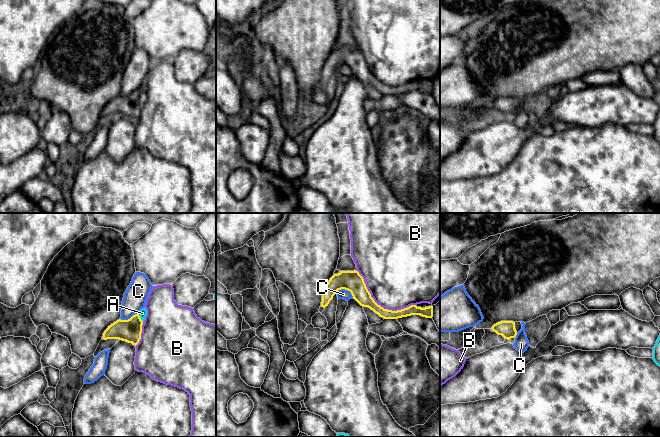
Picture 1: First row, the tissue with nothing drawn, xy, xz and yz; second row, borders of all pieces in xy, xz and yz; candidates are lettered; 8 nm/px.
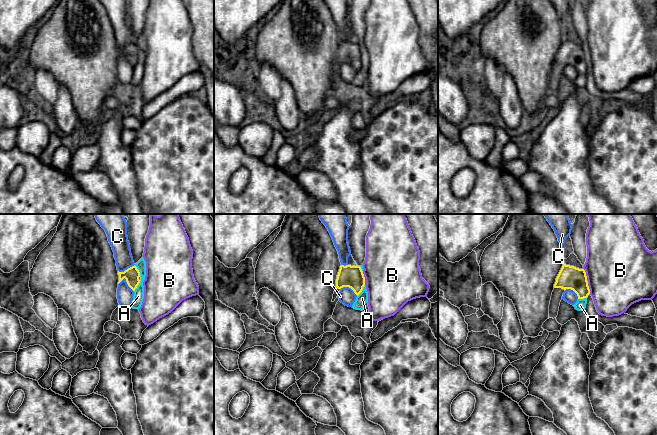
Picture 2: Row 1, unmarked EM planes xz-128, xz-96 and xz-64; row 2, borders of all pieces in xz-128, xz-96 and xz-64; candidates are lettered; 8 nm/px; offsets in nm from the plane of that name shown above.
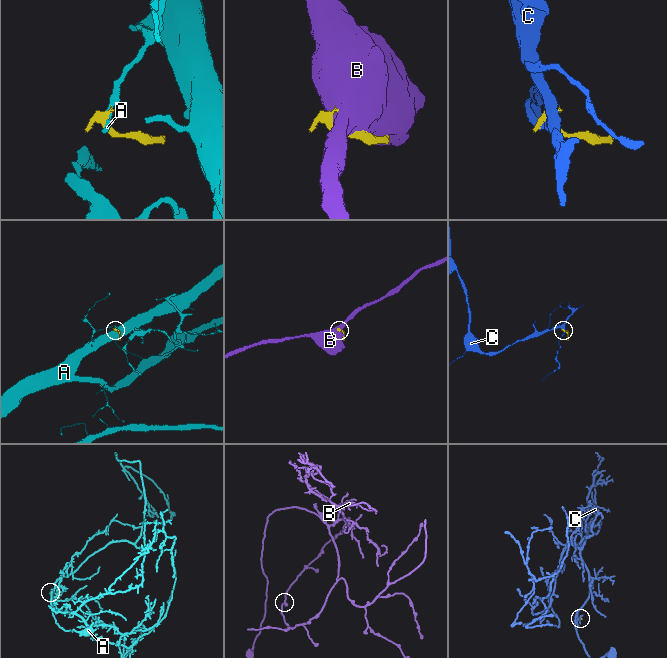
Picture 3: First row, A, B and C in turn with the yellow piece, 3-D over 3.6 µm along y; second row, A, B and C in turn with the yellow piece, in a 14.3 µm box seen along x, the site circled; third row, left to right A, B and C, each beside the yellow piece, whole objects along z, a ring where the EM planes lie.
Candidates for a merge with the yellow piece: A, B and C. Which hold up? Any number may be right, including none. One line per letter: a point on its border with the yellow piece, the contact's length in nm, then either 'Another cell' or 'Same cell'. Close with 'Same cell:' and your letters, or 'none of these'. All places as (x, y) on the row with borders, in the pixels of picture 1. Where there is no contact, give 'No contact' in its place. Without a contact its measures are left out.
A: Touches yellow at xy (139, 317). Shared border 80 nm. Another cell
B: Touches yellow at xz (379, 305). Shared border 550 nm. Another cell
C: Touches yellow at xz (347, 289). Shared border 150 nm. Another cell
Same cell: none of these

